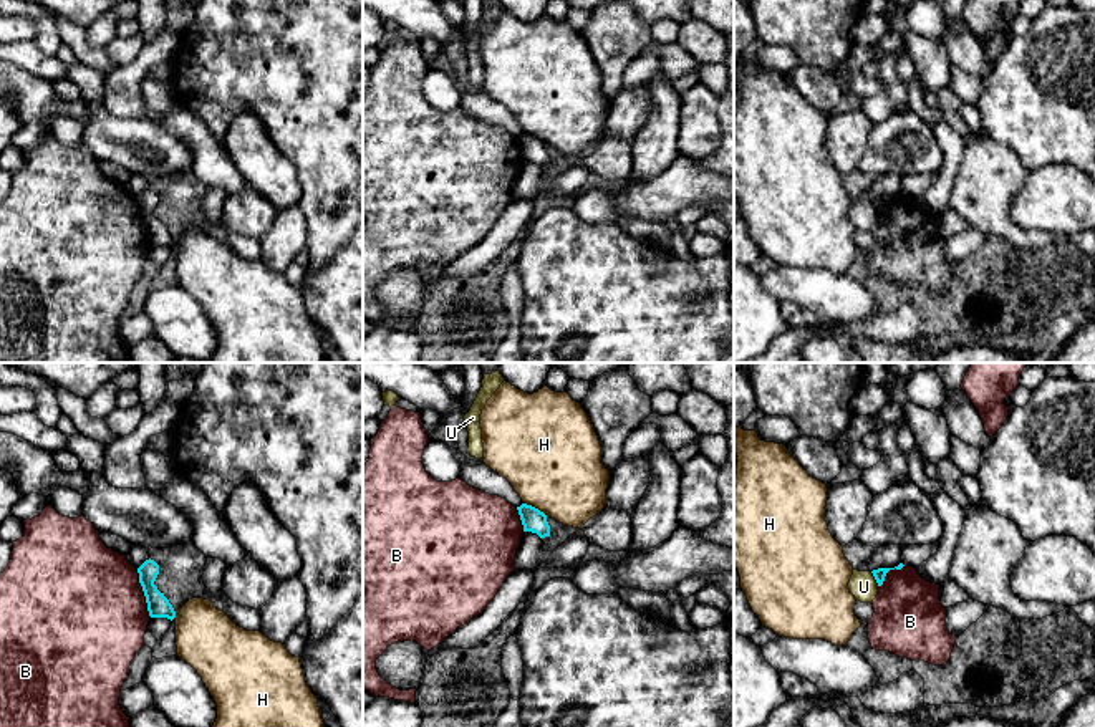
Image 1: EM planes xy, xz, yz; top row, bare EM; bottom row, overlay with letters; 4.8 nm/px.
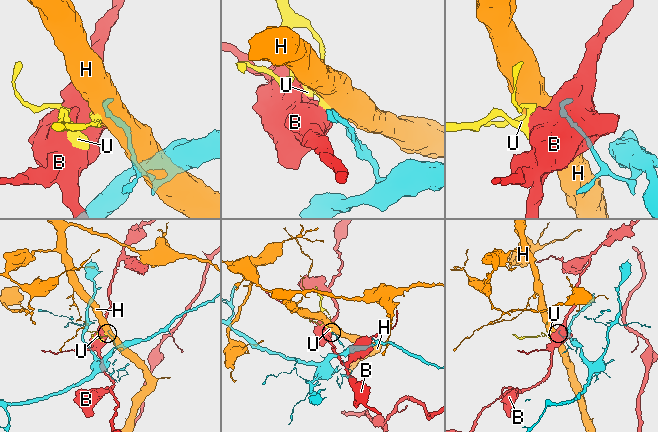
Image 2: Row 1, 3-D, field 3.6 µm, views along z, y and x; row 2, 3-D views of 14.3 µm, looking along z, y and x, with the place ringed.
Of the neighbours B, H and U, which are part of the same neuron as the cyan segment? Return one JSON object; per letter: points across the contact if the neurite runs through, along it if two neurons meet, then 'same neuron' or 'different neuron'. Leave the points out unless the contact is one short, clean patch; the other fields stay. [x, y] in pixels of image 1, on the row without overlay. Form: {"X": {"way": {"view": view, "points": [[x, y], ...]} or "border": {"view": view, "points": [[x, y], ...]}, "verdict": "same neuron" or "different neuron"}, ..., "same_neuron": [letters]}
{"B": {"border": {"view": "xy", "points": [[136, 197], [146, 239], [151, 245]]}, "verdict": "different neuron"}, "H": {"border": {"view": "xz", "points": [[524, 131], [547, 144]]}, "verdict": "different neuron"}, "U": {"border": {"view": "yz", "points": [[870, 201], [878, 214]]}, "verdict": "different neuron"}, "same_neuron": []}

